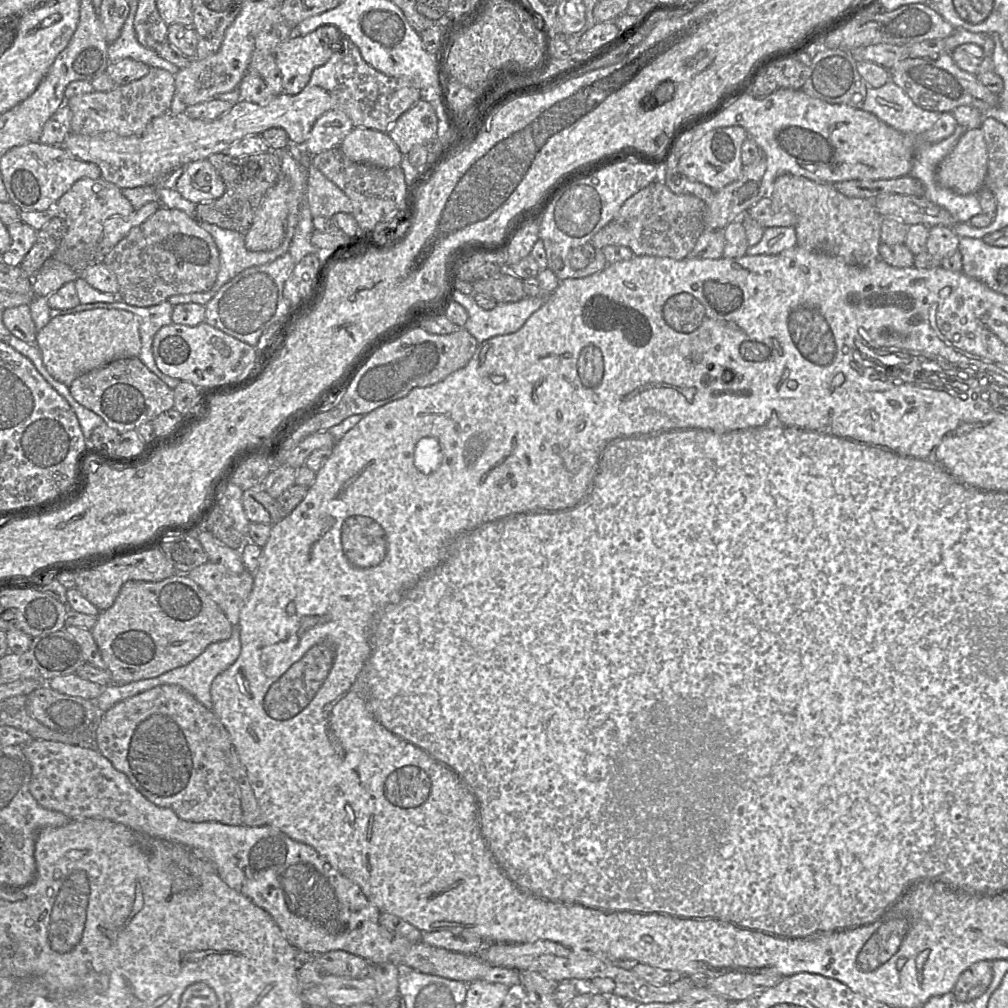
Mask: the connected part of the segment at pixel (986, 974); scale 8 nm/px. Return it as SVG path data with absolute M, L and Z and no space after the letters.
M987 960L976 962L961 973L952 991L957 1000L969 1002L987 990L992 980L991 963Z

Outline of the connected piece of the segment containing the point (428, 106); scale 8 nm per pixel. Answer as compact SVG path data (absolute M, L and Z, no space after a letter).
M424 96L389 128L388 135L402 155L415 146L432 143L438 126L432 96Z

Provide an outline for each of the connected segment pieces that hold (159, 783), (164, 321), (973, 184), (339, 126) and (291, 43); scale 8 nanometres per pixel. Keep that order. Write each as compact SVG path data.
M174 684L156 686L150 690L137 694L118 702L106 712L102 713L95 721L96 749L108 758L113 766L124 773L135 788L151 802L158 806L172 809L179 817L189 821L216 821L229 825L242 825L243 813L241 807L240 788L229 764L233 750L230 735L213 710L206 708L192 694L182 687Z
M168 300L150 307L132 306L125 303L124 301L116 301L113 303L80 303L76 307L70 309L50 308L50 319L59 315L72 314L96 308L121 309L133 313L139 323L141 338L141 351L138 358L169 388L174 390L179 385L179 383L181 382L179 379L165 375L158 369L153 356L153 340L155 334L163 326L167 326L172 323L172 313L174 306L169 303Z
M968 129L958 144L937 166L939 185L960 195L978 193L988 170L988 151L983 130Z
M339 110L328 111L313 124L305 141L306 148L314 156L333 147L339 147L353 128L345 113Z
M324 25L306 35L291 35L275 51L275 61L282 76L283 93L297 95L308 84L312 72L324 65L341 49L342 33L333 25Z

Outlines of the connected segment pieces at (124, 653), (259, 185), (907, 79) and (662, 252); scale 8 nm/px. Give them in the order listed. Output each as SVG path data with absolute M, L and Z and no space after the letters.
M177 571L177 574L157 582L125 582L114 604L107 610L100 611L91 632L111 675L111 684L126 684L155 678L187 665L209 644L228 639L232 629L233 624L212 597L187 574Z
M269 150L240 157L231 157L226 153L215 153L208 157L208 161L222 177L225 183L225 192L220 198L197 204L195 219L199 223L214 224L222 229L245 235L266 191L280 177L280 158L276 152Z
M950 53L936 59L908 58L888 69L890 80L898 85L919 107L935 112L953 112L959 106L972 106L980 111L996 107L999 95L979 82L976 75L960 69Z
M662 181L654 182L649 204L633 220L611 221L588 241L596 249L608 245L630 248L635 256L655 256L682 260L693 250L704 231L706 204L692 195L674 194Z

